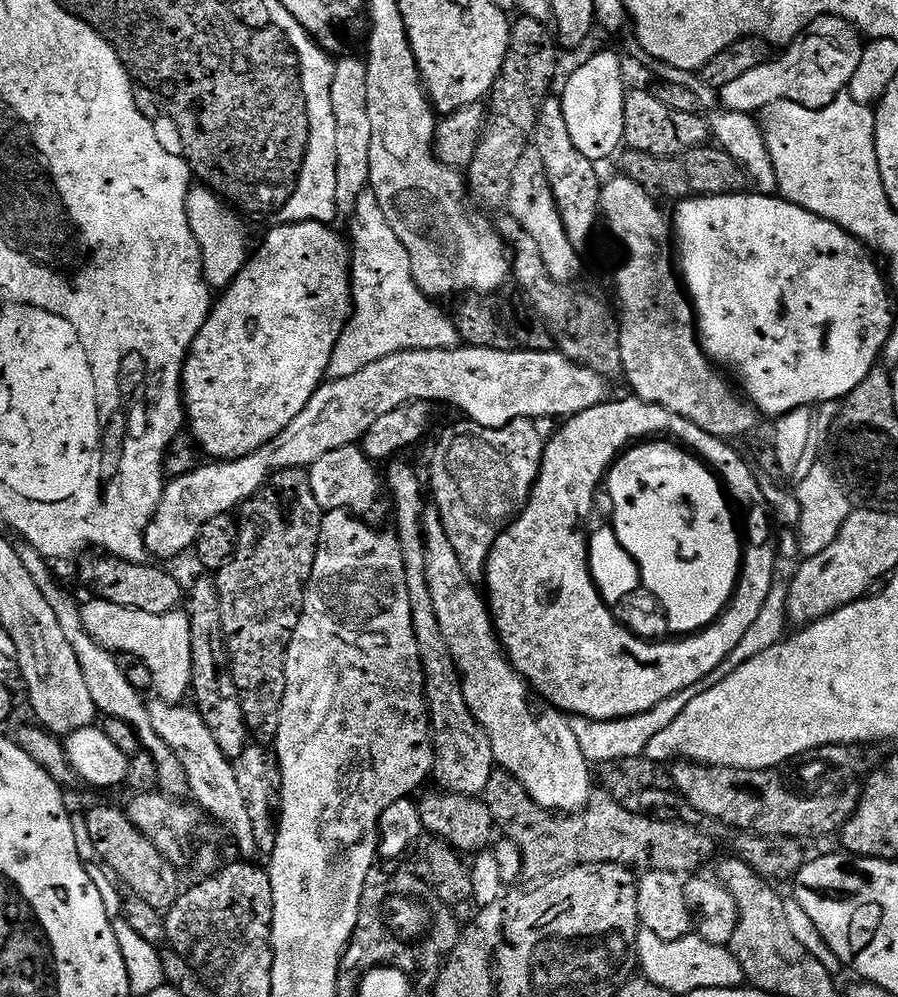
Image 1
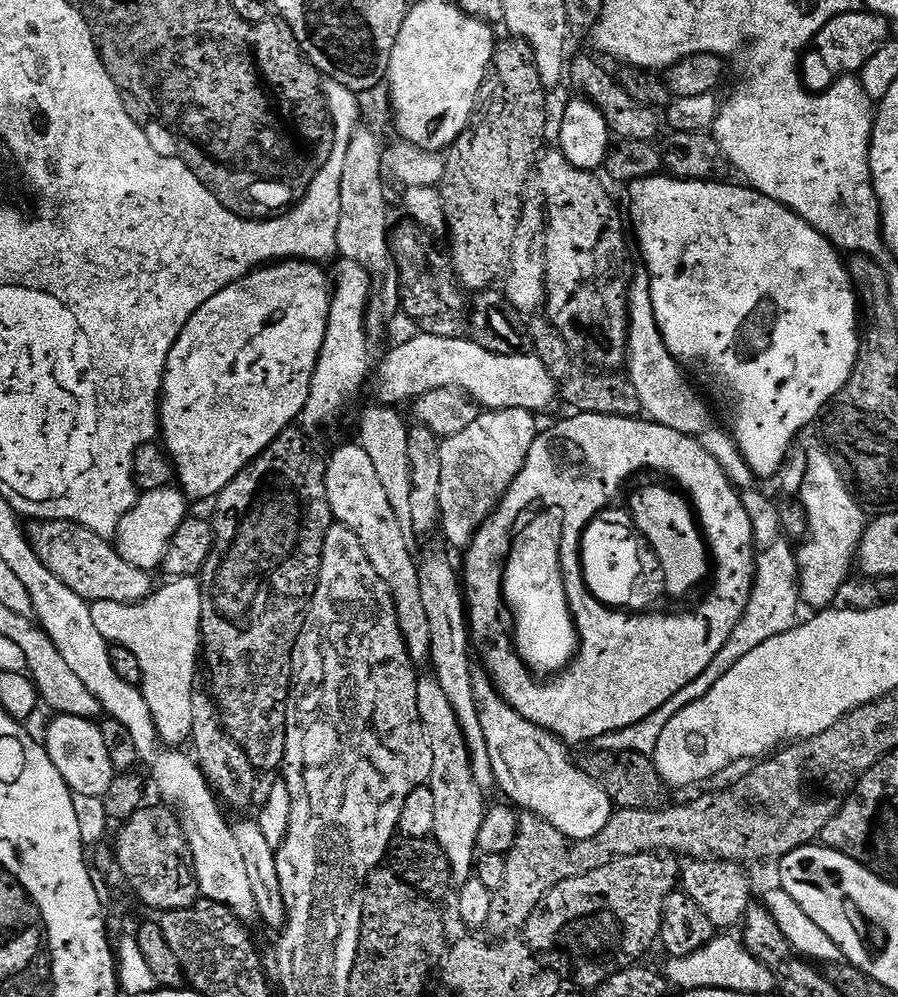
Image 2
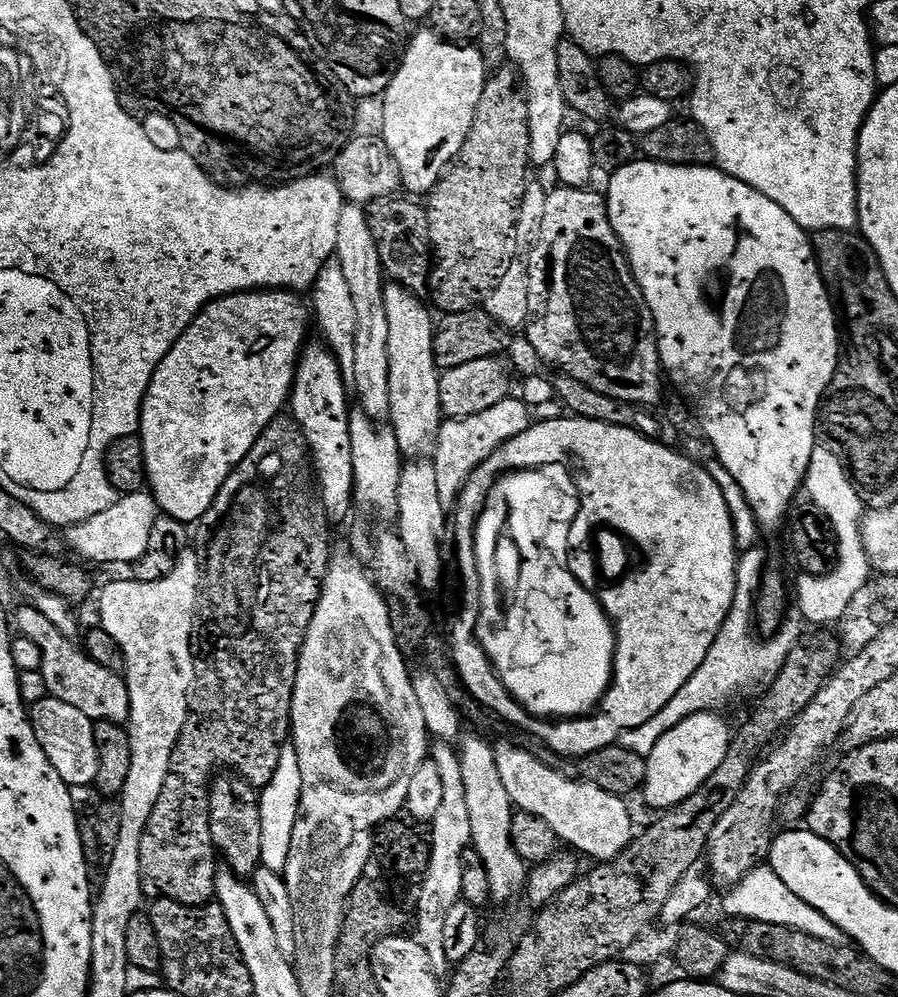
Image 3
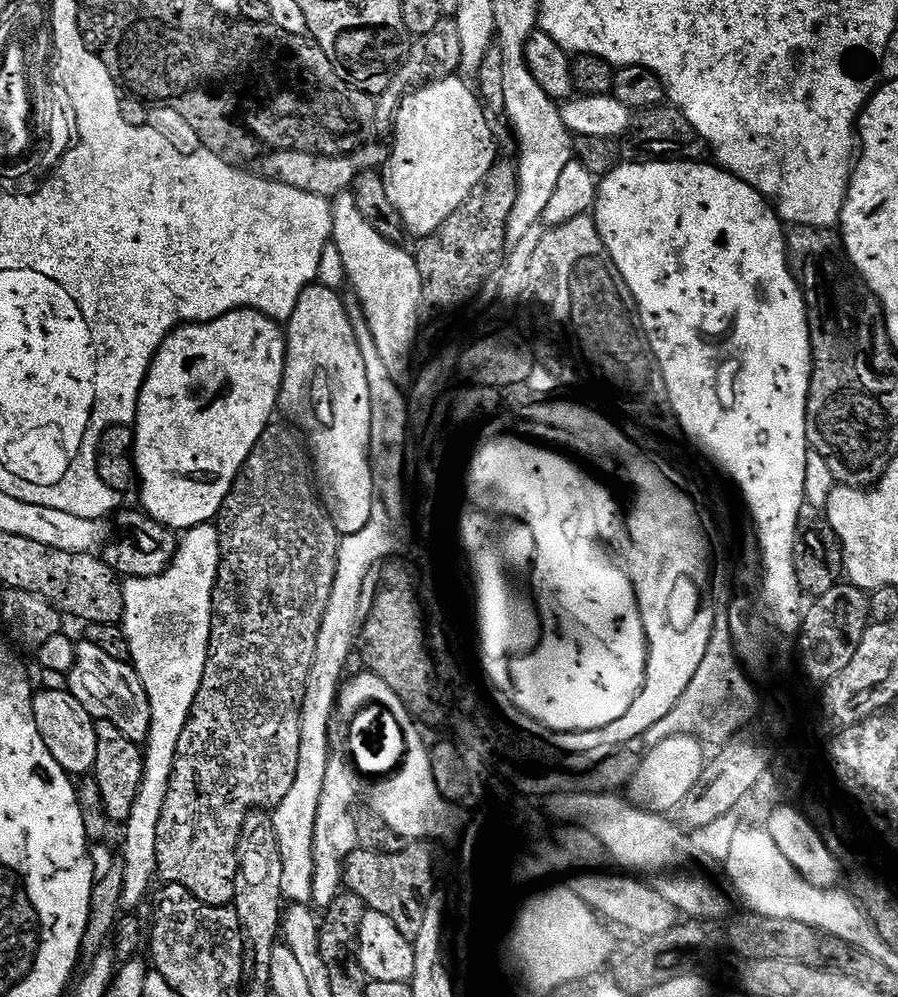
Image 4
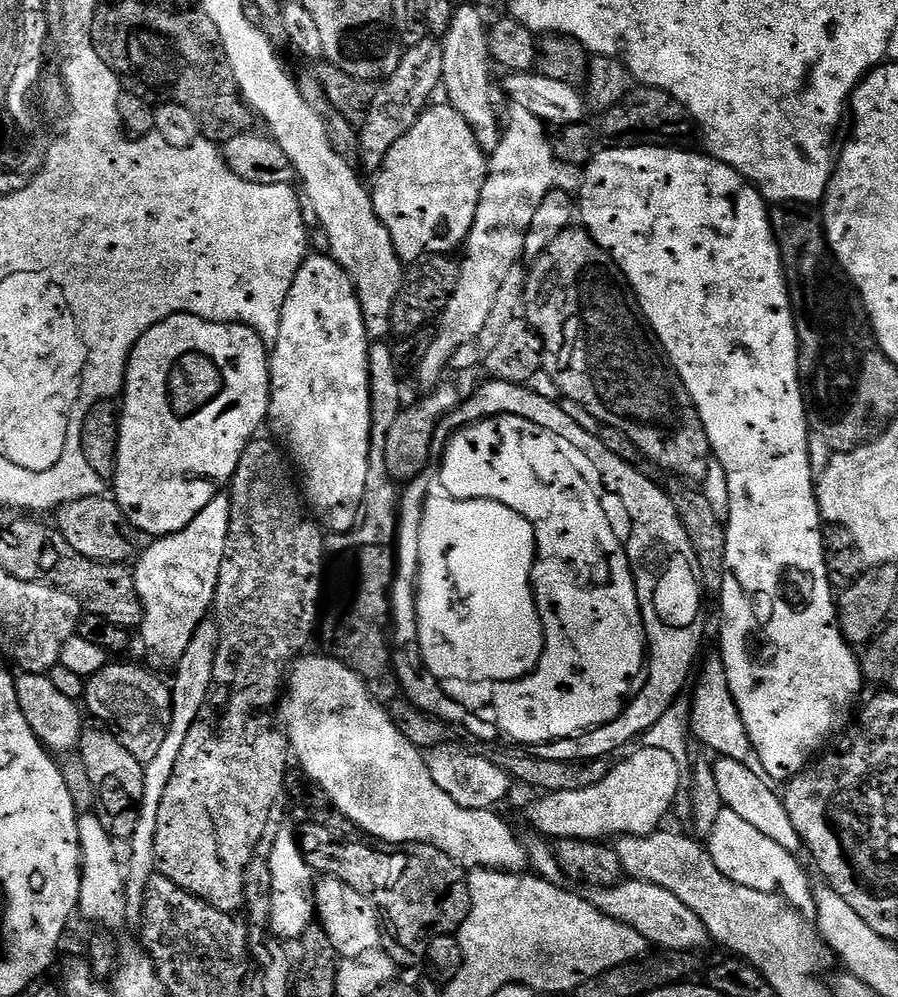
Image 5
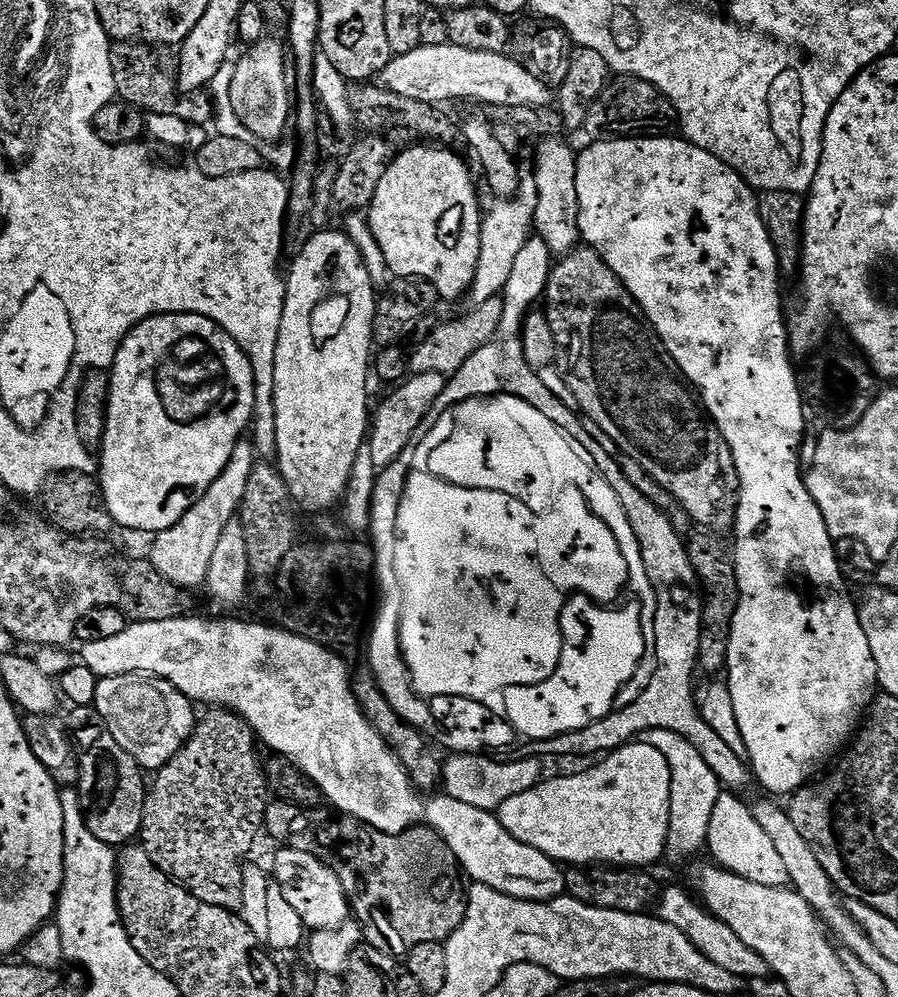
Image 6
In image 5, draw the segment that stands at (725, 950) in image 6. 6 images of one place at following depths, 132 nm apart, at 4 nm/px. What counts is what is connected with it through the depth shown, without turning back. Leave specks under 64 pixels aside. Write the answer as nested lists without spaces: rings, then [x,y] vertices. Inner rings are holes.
[[[621,879],[619,884],[609,888],[594,888],[587,893],[586,899],[602,914],[638,930],[642,938],[646,938],[649,945],[668,952],[683,952],[696,954],[710,944],[710,937],[706,926],[702,926],[702,918],[685,906],[682,901],[670,894],[670,890],[662,890],[662,886],[654,886],[654,882],[645,880]]]

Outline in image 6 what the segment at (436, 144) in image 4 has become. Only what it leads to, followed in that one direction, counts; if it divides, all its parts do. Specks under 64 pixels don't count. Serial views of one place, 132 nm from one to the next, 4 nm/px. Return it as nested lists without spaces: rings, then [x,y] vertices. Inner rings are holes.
[[[424,142],[405,147],[401,151],[404,153],[388,165],[372,205],[366,209],[368,225],[382,250],[382,258],[386,258],[389,273],[396,278],[415,278],[433,284],[441,301],[460,300],[463,296],[465,299],[471,293],[480,253],[482,207],[467,166],[452,151],[448,146],[429,146]]]

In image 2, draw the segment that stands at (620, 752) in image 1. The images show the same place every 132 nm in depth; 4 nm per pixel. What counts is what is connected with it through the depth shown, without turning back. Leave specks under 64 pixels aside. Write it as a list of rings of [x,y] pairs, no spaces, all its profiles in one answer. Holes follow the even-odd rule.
[[[780,538],[772,548],[757,555],[756,577],[750,594],[750,602],[746,606],[738,626],[734,626],[730,638],[726,638],[722,650],[718,650],[718,654],[714,654],[714,662],[710,662],[710,666],[706,666],[706,670],[702,670],[702,674],[698,674],[698,678],[694,678],[694,682],[690,682],[690,686],[678,690],[678,694],[674,694],[674,698],[670,698],[670,702],[666,702],[666,706],[662,706],[658,710],[654,710],[654,714],[634,722],[634,726],[626,726],[622,730],[598,738],[594,742],[595,747],[602,752],[637,752],[643,756],[652,756],[658,746],[658,738],[662,738],[662,730],[666,730],[670,718],[674,718],[674,714],[678,714],[678,710],[690,706],[690,702],[698,702],[698,698],[706,695],[714,686],[714,682],[718,682],[718,678],[722,678],[722,674],[726,674],[726,670],[730,670],[730,666],[734,666],[734,662],[746,658],[746,654],[750,654],[750,650],[762,646],[762,642],[770,642],[770,638],[778,638],[778,634],[786,634],[786,630],[795,628],[798,623],[796,615],[800,610],[802,611],[802,603],[795,549],[789,541]]]

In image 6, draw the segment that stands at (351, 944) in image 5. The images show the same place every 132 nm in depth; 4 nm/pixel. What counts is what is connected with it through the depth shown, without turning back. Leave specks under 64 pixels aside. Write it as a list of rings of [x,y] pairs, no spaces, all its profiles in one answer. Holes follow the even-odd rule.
[[[283,846],[275,849],[276,857],[270,866],[271,875],[275,884],[282,890],[282,898],[290,902],[290,906],[302,918],[305,929],[312,932],[321,932],[331,928],[341,928],[349,923],[350,909],[346,890],[342,890],[342,882],[338,882],[338,874],[330,870],[314,854],[306,854],[306,850],[294,850]]]

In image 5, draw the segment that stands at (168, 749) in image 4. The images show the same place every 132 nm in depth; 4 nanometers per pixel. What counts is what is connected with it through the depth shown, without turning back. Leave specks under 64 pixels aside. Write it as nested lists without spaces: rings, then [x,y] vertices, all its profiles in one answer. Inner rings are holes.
[[[227,495],[215,496],[206,507],[199,512],[182,530],[178,530],[169,536],[161,536],[151,541],[148,549],[139,553],[135,561],[134,577],[137,594],[140,595],[143,608],[143,620],[138,627],[138,634],[144,639],[144,644],[156,656],[164,660],[175,662],[190,646],[190,642],[199,626],[213,607],[216,599],[216,587],[218,586],[218,574],[222,566],[222,558],[226,554],[226,538],[230,530],[230,506],[231,499]]]

